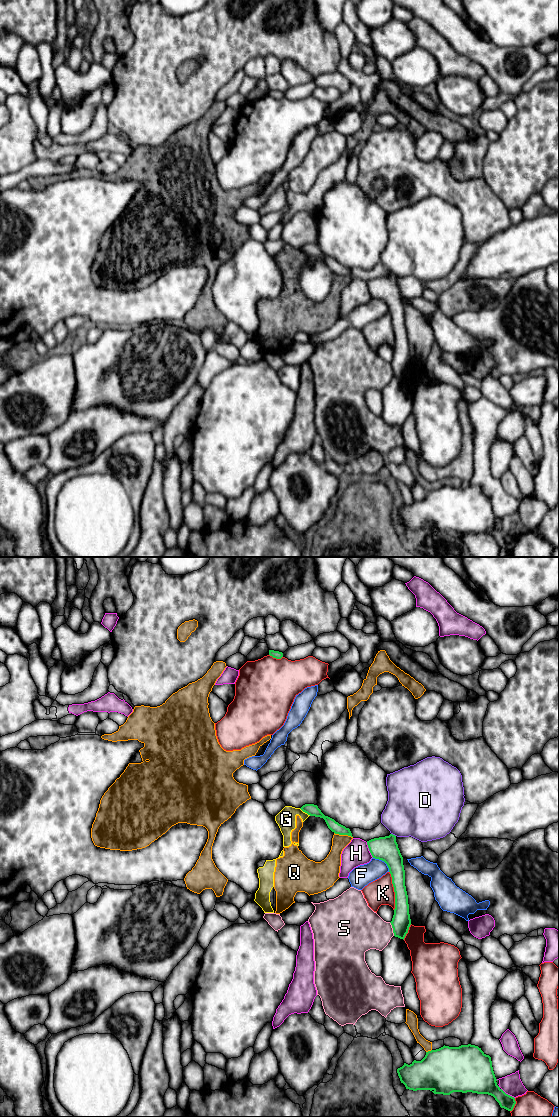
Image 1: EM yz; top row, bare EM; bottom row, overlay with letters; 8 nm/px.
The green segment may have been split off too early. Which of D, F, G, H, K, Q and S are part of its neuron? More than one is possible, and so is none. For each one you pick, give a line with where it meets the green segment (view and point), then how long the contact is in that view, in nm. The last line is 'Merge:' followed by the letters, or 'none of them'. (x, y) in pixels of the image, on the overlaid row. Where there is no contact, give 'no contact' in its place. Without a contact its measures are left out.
Merge: none of them

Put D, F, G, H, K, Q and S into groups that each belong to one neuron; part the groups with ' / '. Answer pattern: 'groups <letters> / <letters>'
groups D / F / G Q / H / K / S

